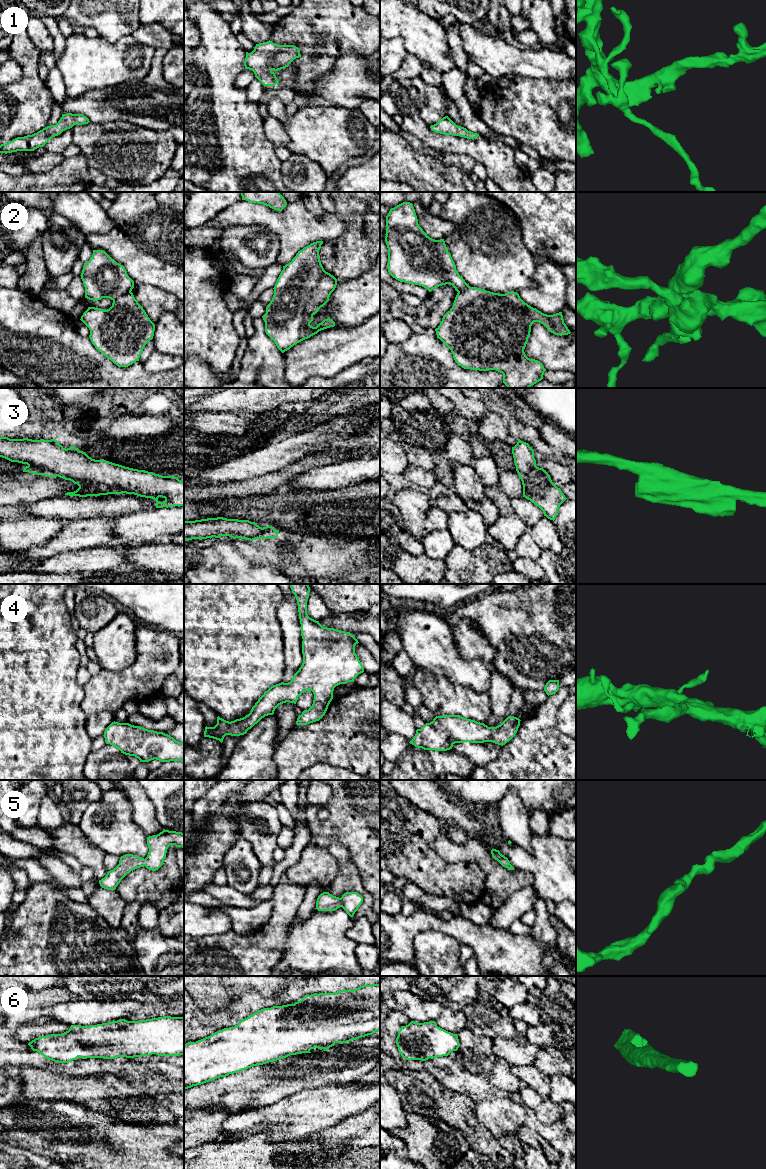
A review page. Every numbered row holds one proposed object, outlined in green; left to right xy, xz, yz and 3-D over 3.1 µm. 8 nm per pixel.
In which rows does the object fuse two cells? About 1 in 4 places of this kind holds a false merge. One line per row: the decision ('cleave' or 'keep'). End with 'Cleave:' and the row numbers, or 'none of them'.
1: keep
2: cleave
3: keep
4: keep
5: keep
6: keep
Cleave: 2

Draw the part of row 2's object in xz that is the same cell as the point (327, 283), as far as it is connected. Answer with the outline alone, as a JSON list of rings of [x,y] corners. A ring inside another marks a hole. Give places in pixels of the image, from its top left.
[[[324,271],[320,277],[318,286],[314,289],[314,298],[309,302],[304,311],[304,322],[300,330],[300,340],[310,338],[319,331],[334,327],[335,322],[330,319],[324,319],[316,327],[310,325],[313,321],[313,316],[323,307],[328,301],[331,293],[335,290],[337,279],[330,273]]]

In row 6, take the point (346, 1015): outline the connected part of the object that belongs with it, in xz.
[[[380,984],[305,995],[294,1004],[261,1009],[234,1027],[184,1044],[184,1090],[290,1055],[311,1053],[315,1047],[327,1051],[336,1043],[347,1043],[376,1031],[380,1031]]]

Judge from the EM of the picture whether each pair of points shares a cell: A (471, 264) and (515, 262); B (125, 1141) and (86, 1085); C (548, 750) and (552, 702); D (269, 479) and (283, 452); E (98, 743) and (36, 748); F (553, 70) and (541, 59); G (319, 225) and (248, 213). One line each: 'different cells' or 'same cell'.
A: same cell
B: different cells
C: same cell
D: different cells
E: different cells
F: same cell
G: same cell

